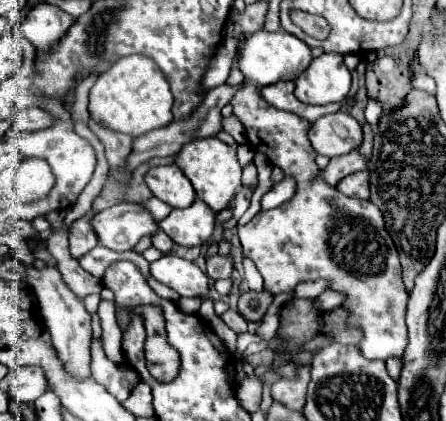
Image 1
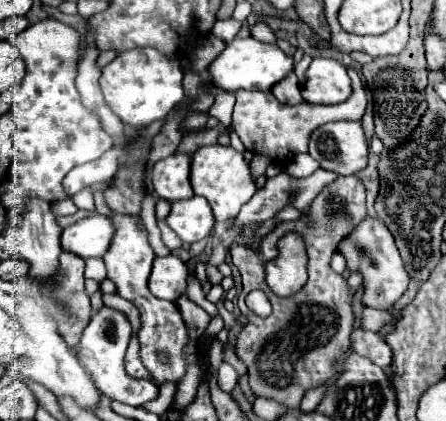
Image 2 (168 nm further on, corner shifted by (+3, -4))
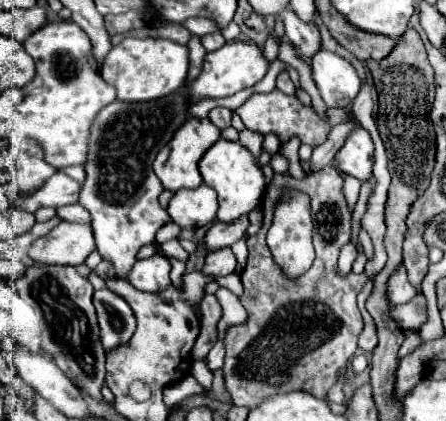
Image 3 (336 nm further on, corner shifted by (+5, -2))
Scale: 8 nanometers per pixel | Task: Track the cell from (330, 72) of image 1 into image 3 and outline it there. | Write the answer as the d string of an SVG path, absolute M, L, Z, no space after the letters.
M327 49L313 57L311 73L327 107L349 107L361 89L353 65Z

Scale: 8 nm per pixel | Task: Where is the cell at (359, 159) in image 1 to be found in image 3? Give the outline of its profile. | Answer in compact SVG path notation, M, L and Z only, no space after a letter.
M239 217L239 221L231 221L231 223L221 223L215 221L213 227L207 231L205 235L205 245L209 251L221 249L221 247L229 247L233 245L237 239L243 237L243 233L249 227L249 217Z

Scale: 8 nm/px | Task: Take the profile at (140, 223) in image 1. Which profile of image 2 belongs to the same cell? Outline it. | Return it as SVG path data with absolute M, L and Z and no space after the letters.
M93 215L63 229L61 247L81 259L103 257L113 237L113 223L103 215Z

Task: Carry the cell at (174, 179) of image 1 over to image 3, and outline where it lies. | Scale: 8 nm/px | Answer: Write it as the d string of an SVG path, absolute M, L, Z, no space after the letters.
M205 117L205 119L187 119L173 135L173 139L157 153L157 159L153 161L153 171L159 177L161 185L169 191L179 191L179 189L195 189L203 183L197 163L203 157L203 153L219 139L219 129Z

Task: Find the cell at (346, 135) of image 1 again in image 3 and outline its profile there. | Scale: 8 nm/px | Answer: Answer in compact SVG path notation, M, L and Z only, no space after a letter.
M359 125L349 133L343 147L335 153L333 167L341 169L347 175L357 177L359 181L365 181L365 179L371 177L371 171L373 171L373 141L371 141L367 129L363 129Z

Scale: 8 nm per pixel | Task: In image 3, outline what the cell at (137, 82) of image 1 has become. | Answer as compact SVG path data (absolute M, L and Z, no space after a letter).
M127 37L117 47L113 47L105 57L101 77L117 89L119 101L141 103L141 101L161 99L179 91L179 87L185 83L187 69L189 69L189 59L185 45L177 45L167 39Z

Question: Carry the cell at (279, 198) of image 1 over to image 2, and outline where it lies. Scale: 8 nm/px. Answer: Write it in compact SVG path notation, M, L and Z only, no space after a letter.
M301 153L301 155L297 155L293 161L291 161L291 165L287 167L287 173L291 175L291 177L307 177L307 175L311 175L315 169L319 167L319 163L309 155L309 153Z

